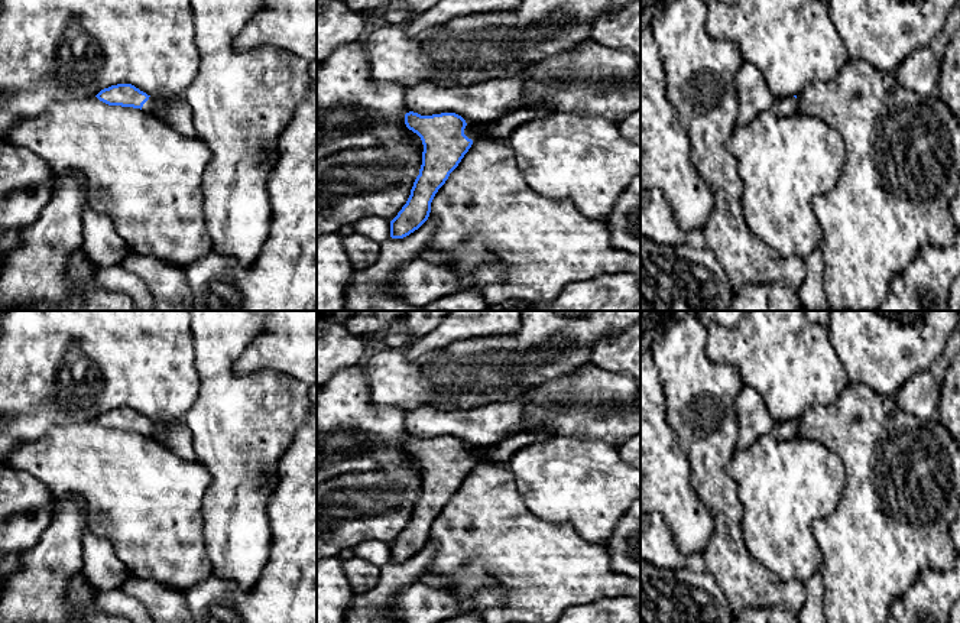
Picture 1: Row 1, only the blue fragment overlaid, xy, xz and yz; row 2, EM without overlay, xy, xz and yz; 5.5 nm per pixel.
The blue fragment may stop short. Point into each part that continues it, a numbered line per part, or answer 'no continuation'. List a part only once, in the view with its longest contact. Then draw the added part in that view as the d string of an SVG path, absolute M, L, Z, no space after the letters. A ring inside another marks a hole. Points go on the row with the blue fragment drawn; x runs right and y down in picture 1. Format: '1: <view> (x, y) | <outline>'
1: xz (502, 129) | M544 106L538 108L519 108L497 121L490 123L476 123L473 126L466 126L464 134L476 143L483 136L490 139L509 139L509 136L522 124L551 114Z

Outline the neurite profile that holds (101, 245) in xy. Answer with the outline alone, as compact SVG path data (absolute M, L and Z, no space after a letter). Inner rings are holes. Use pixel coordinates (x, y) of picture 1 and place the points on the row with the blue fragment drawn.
M90 204L82 208L81 249L98 266L94 273L98 288L129 295L139 311L158 311L156 299L146 282L121 266L130 253L126 241L117 234L113 223Z

